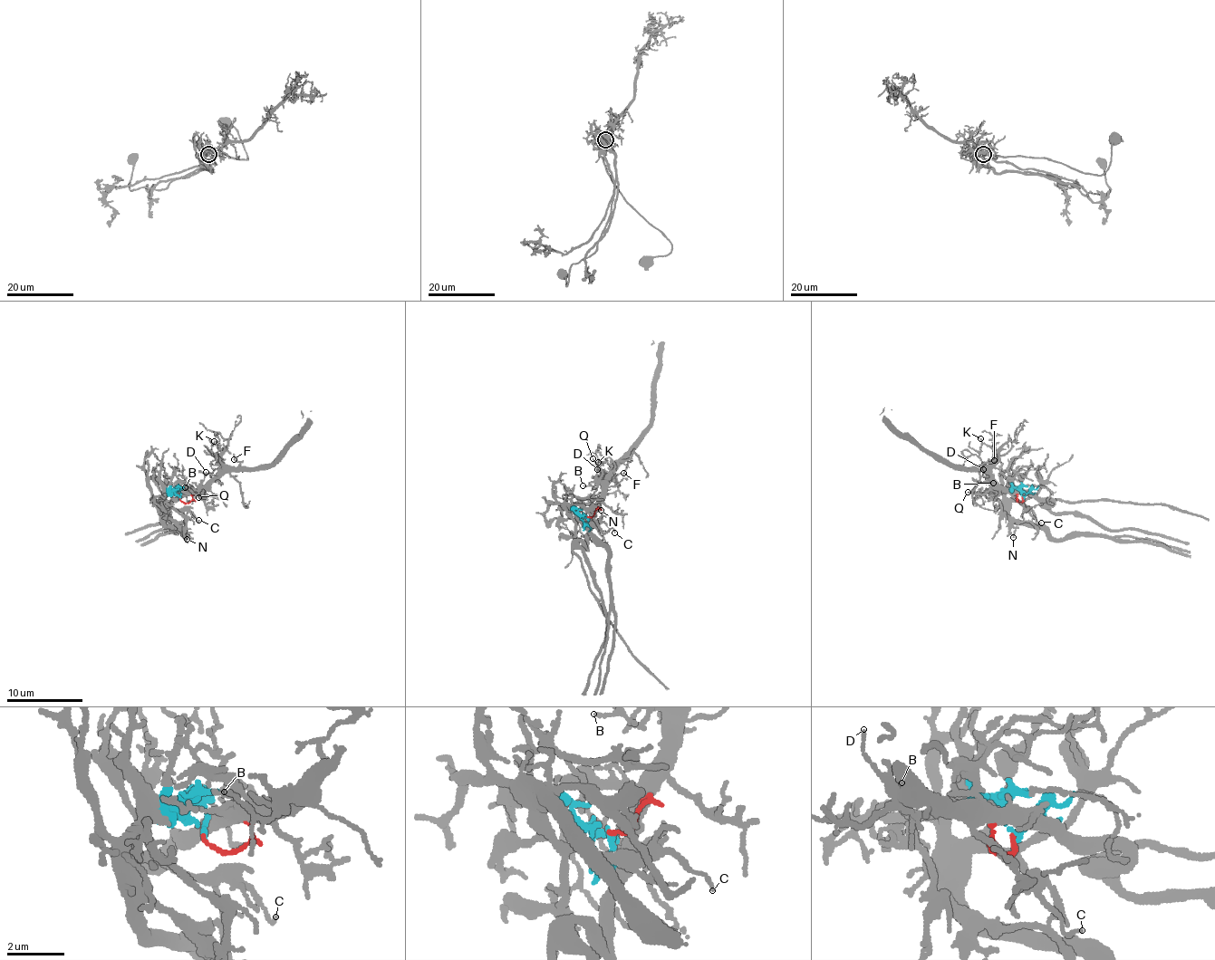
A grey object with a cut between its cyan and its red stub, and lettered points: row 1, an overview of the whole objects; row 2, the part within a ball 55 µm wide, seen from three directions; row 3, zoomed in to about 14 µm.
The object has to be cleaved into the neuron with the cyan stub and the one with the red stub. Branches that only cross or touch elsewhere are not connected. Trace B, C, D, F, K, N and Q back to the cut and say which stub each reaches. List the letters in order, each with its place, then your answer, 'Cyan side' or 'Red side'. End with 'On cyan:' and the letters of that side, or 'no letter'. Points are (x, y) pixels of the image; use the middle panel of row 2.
B: Place: (583, 485). Red side
C: Place: (614, 532). Cyan side
D: Place: (597, 469). Red side
F: Place: (623, 473). Red side
K: Place: (598, 462). Red side
N: Place: (601, 510). Cyan side
Q: Place: (593, 458). Red side
On cyan: C, N

